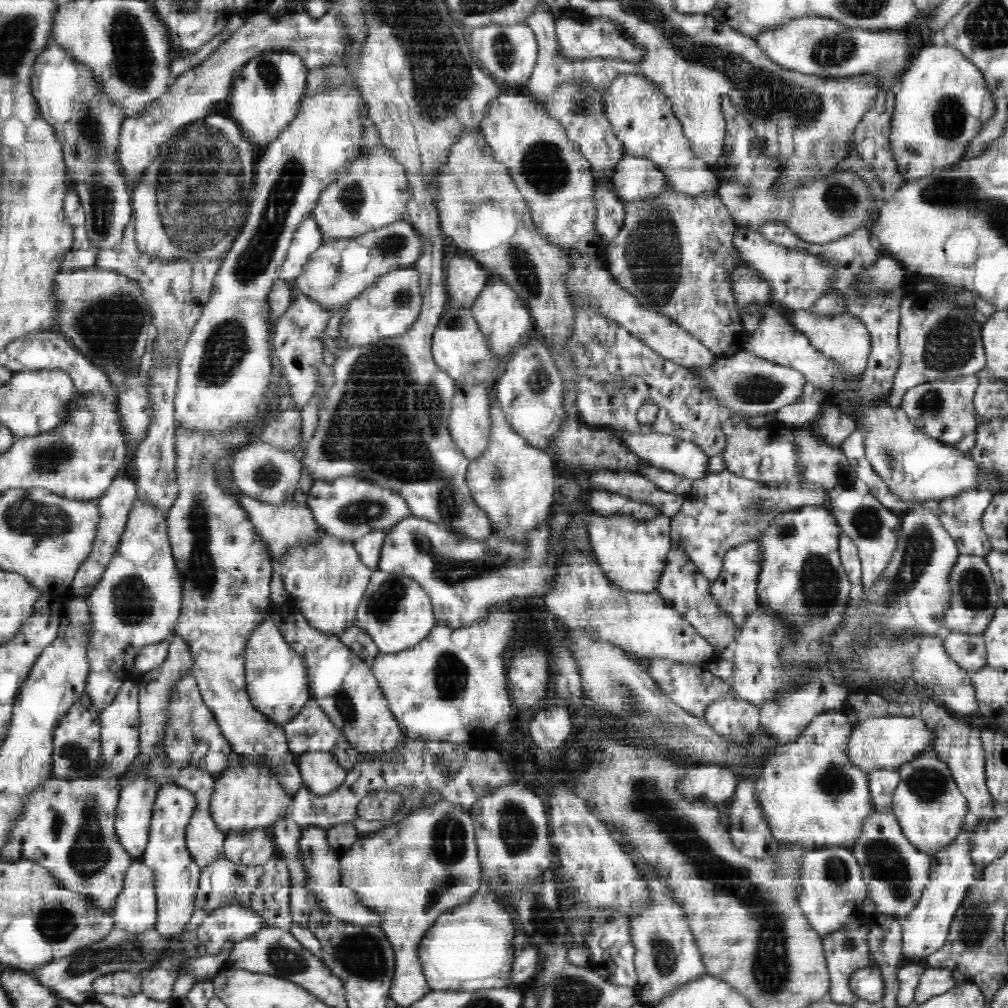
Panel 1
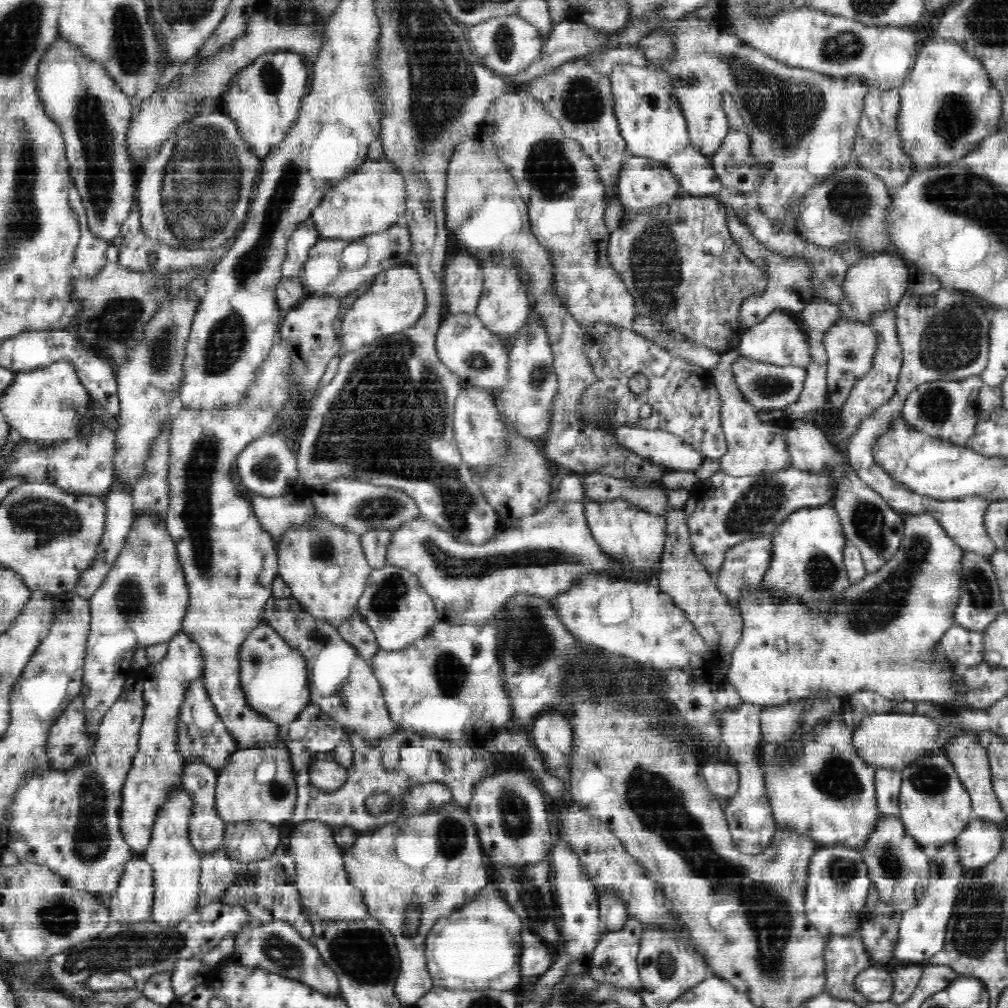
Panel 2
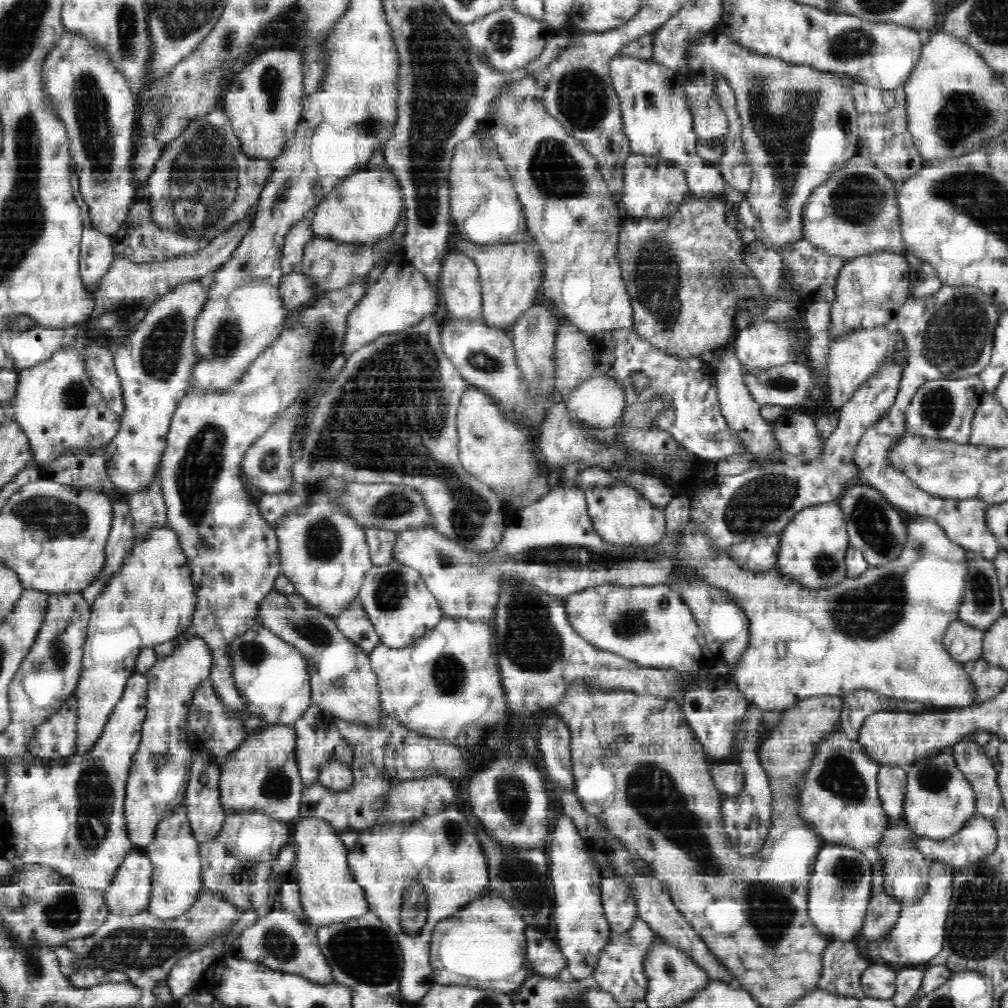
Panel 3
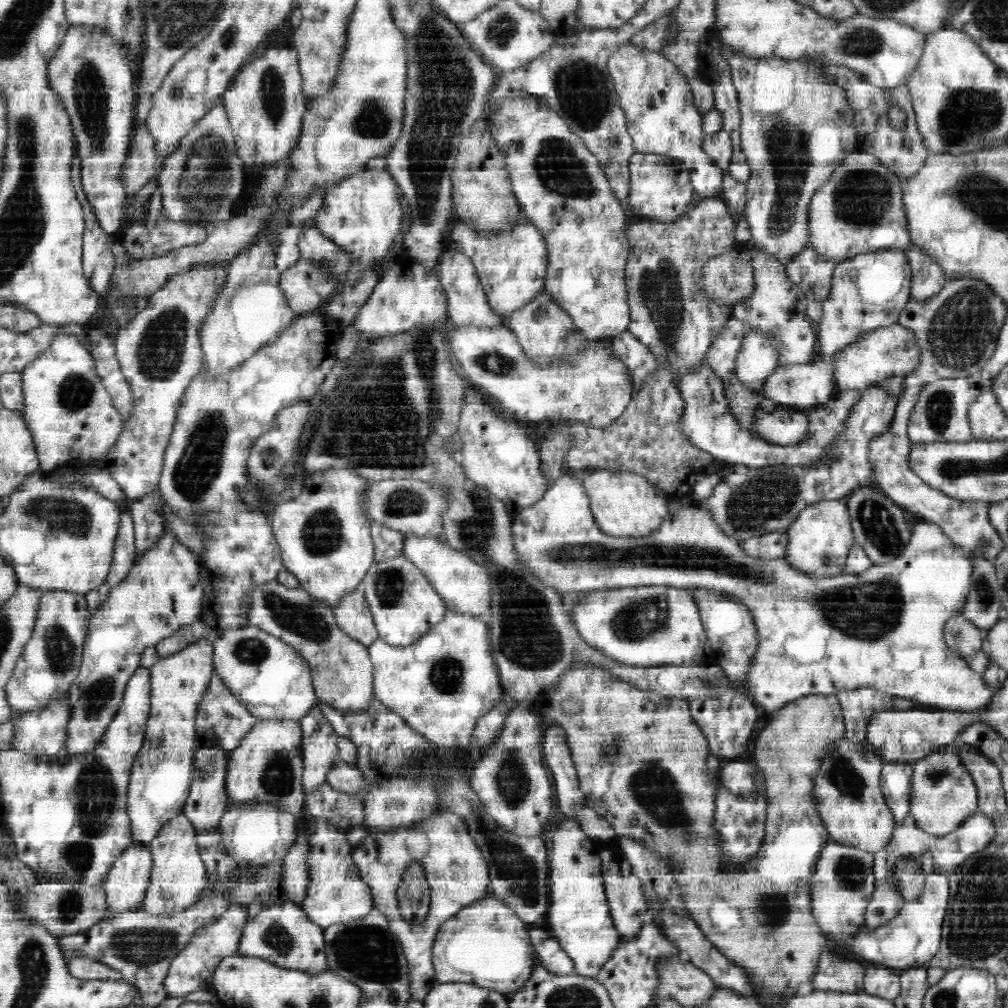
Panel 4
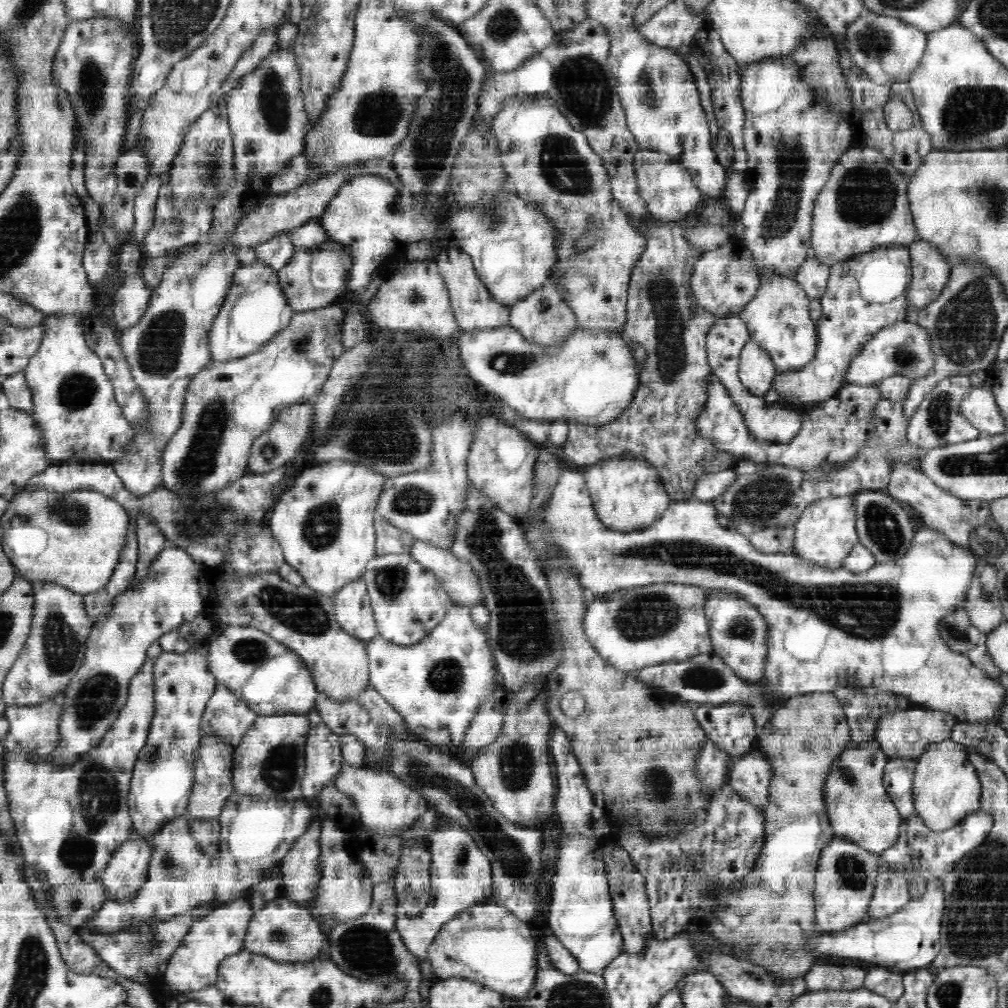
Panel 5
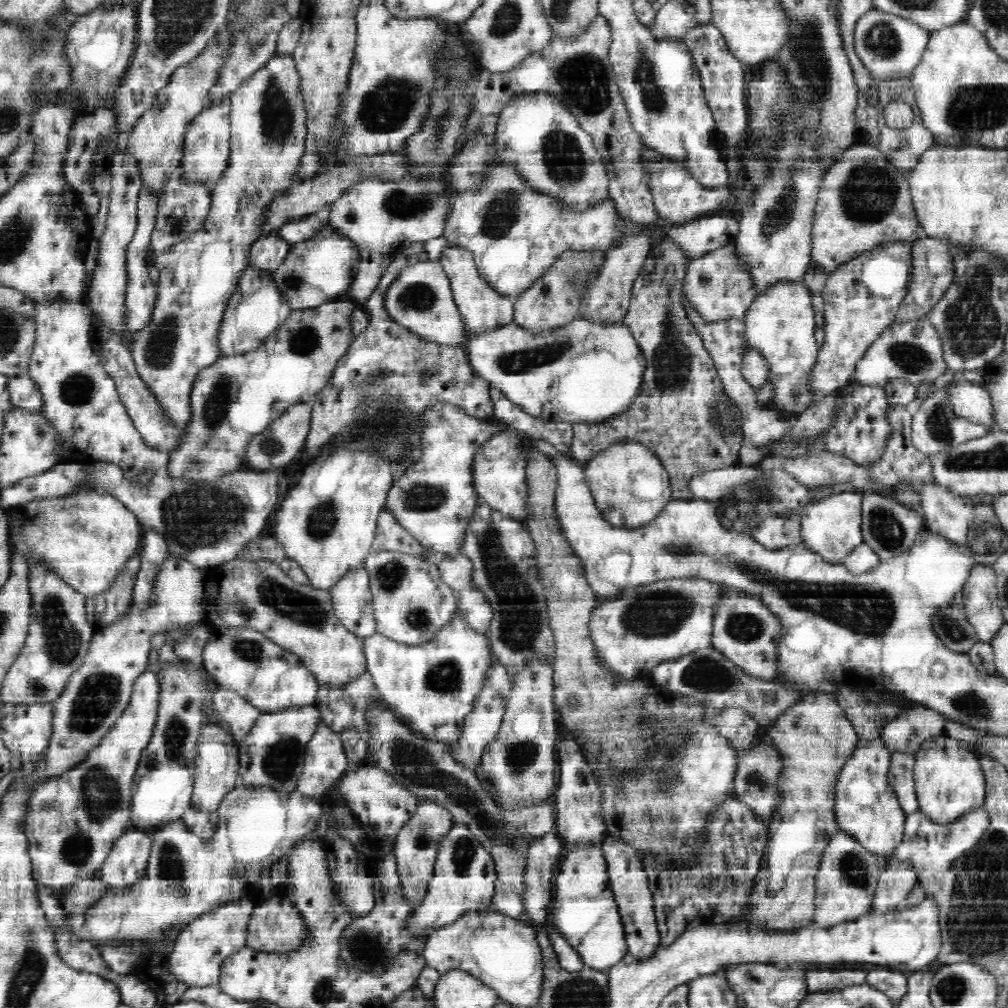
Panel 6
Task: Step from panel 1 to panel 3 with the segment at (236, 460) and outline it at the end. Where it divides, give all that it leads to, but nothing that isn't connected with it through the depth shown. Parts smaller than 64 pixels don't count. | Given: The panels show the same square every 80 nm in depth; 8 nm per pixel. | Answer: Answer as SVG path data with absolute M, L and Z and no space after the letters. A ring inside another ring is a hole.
M300 402L291 404L284 412L279 413L278 420L276 420L275 424L246 451L241 468L244 468L248 484L260 488L266 494L286 492L294 484L295 480L291 471L294 460L292 460L290 443L296 432L298 414L300 412L308 413L307 411L308 409L302 406Z

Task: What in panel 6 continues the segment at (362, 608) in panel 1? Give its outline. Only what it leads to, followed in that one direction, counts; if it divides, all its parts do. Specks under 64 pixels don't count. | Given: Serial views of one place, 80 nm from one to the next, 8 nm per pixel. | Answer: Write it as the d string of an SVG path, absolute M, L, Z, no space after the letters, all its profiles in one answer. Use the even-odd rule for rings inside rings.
M382 550L371 552L365 560L373 596L376 632L402 644L428 643L452 619L458 597L441 578L439 568L420 557L403 552Z

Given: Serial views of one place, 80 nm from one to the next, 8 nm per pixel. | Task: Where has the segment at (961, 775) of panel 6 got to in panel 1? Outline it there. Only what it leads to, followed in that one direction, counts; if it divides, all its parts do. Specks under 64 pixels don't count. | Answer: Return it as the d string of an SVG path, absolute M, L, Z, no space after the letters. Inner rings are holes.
M928 753L903 764L898 772L901 780L894 791L891 814L898 819L904 837L916 849L929 855L942 851L961 835L969 808L949 765Z

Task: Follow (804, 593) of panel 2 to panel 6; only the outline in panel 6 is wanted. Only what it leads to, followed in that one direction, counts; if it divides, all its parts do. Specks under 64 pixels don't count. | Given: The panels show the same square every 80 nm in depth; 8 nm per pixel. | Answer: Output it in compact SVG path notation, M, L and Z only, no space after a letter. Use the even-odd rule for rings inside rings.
M852 490L828 495L817 502L808 503L800 513L801 535L799 540L806 548L816 552L830 564L840 564L859 544L861 533L861 504L864 492Z

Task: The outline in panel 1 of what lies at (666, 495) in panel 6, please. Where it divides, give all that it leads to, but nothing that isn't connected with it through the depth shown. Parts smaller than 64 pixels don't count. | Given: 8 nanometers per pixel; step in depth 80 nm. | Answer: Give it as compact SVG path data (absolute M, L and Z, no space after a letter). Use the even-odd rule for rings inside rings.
M588 508L587 529L594 555L598 557L606 579L630 592L657 590L658 580L666 566L666 554L670 552L670 521L671 517L660 515L647 521L637 521L632 515L602 517Z

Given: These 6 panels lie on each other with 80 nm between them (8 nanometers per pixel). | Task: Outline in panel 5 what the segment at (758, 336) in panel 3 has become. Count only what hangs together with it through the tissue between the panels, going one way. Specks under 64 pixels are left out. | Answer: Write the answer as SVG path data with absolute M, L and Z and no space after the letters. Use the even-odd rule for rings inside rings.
M750 339L740 354L738 376L748 392L760 397L770 390L776 376L771 357Z

